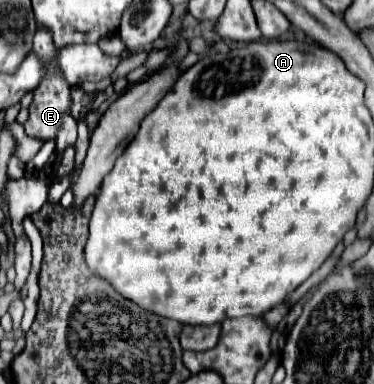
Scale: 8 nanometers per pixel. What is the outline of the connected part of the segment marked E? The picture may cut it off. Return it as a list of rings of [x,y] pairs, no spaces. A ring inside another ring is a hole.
[[[51,74],[51,78],[47,78],[47,82],[43,82],[43,86],[39,86],[39,90],[33,92],[29,118],[23,124],[23,128],[25,128],[25,134],[35,140],[41,140],[41,142],[53,140],[59,152],[63,152],[69,144],[77,140],[77,120],[71,116],[71,92],[67,82],[59,82],[59,78]]]

